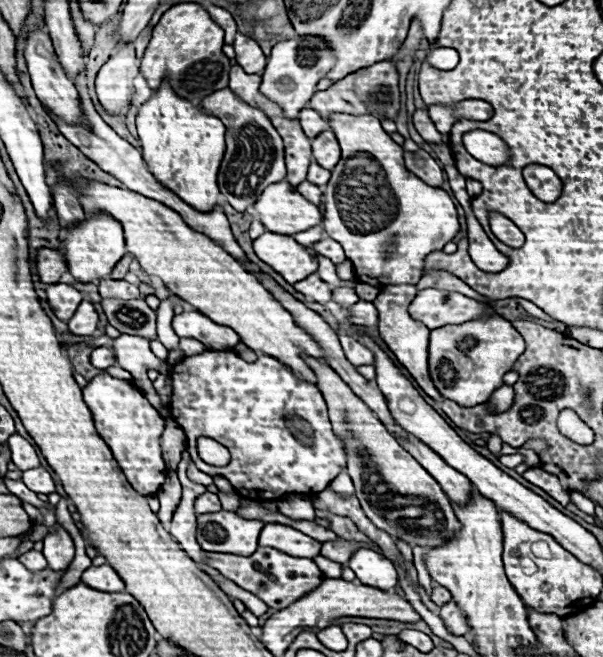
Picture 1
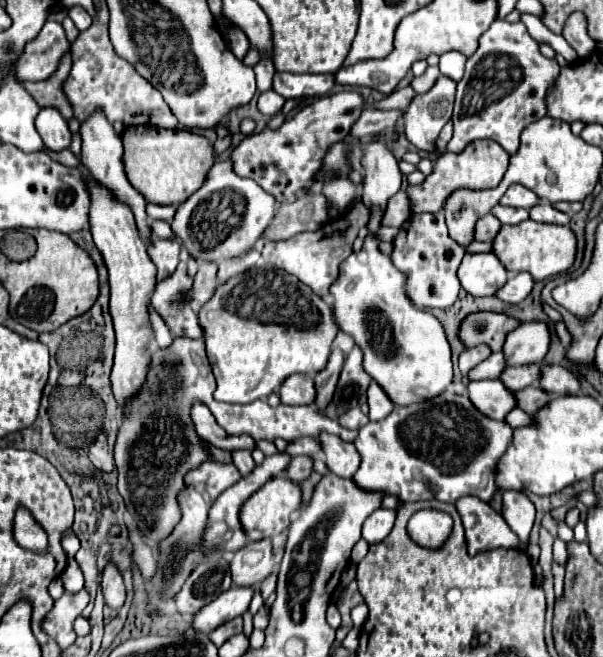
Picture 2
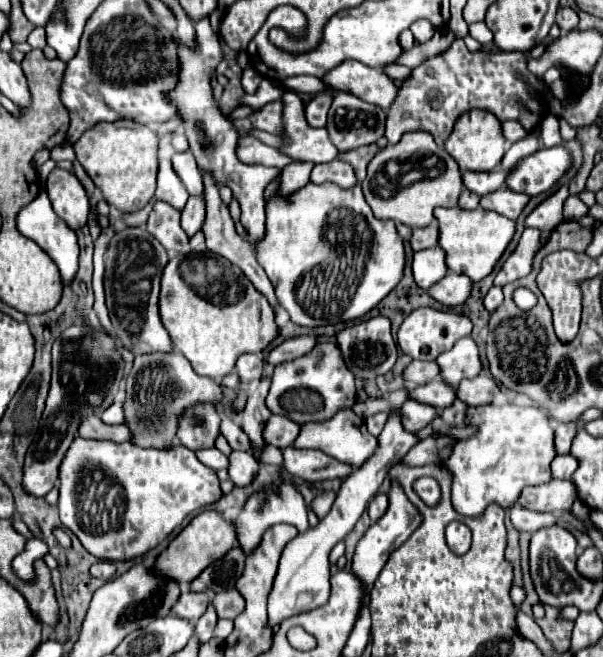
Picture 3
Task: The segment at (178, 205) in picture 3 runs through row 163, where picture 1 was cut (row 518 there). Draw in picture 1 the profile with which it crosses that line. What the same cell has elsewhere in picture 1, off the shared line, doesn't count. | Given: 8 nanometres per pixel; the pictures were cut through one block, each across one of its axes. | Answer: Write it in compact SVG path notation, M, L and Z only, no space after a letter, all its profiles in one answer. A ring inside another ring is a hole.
M170 472L166 482L160 486L160 490L156 492L158 500L160 500L160 512L158 512L158 518L162 522L170 522L178 502L180 502L180 496L182 496L182 488L180 488L180 482L176 478L176 472Z

